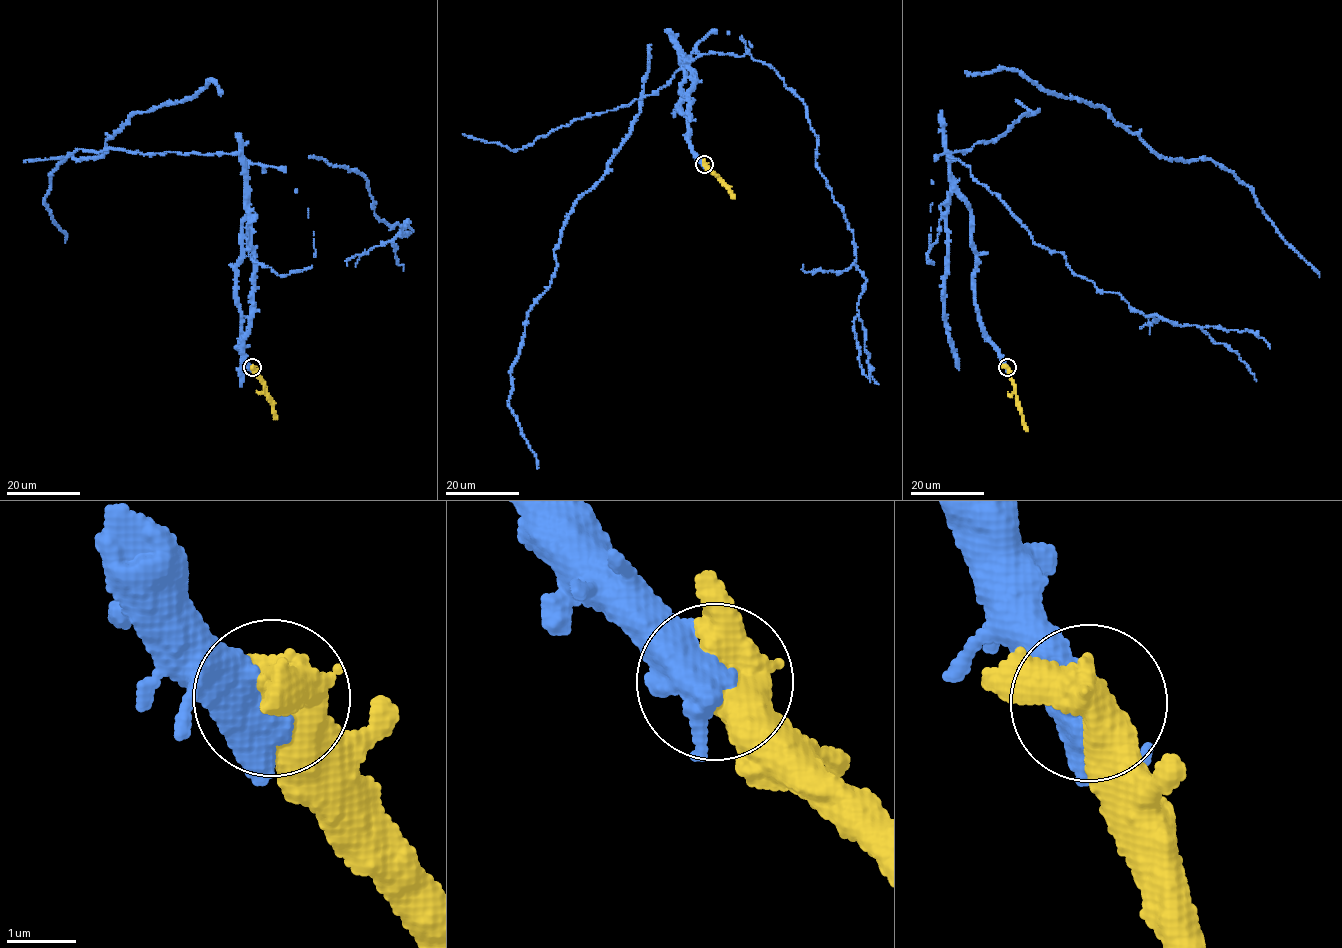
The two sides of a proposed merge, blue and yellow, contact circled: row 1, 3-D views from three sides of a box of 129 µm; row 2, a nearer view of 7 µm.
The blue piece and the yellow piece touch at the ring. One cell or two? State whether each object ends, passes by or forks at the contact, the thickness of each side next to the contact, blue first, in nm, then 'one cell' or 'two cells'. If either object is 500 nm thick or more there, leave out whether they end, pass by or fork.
calibres 500 and 600 nm; one cell

